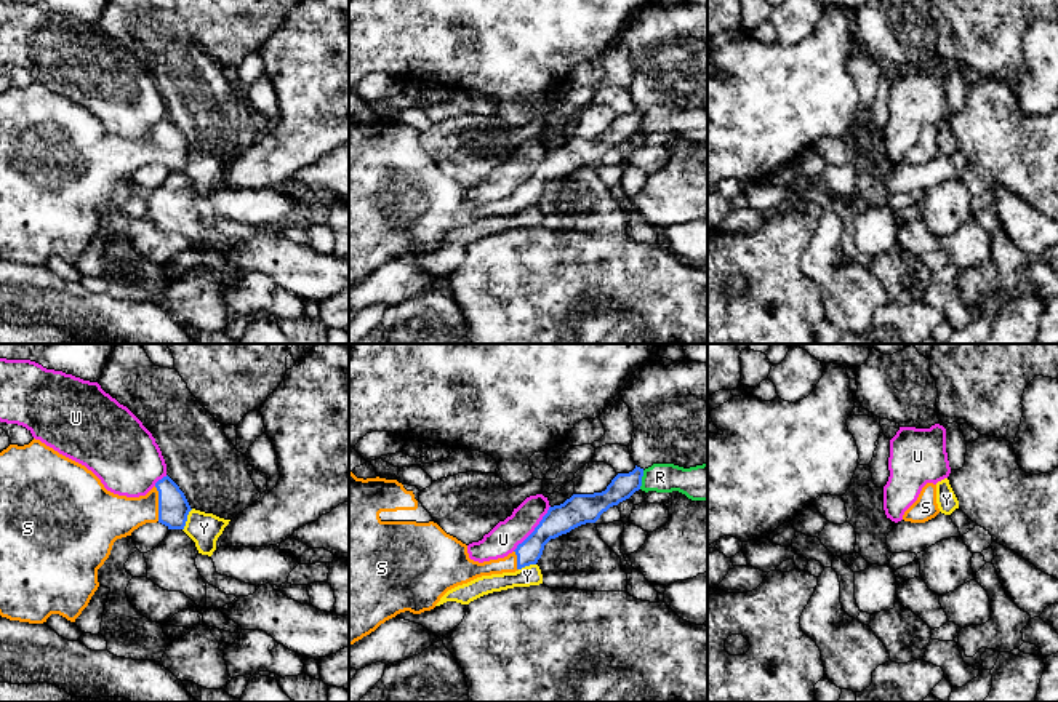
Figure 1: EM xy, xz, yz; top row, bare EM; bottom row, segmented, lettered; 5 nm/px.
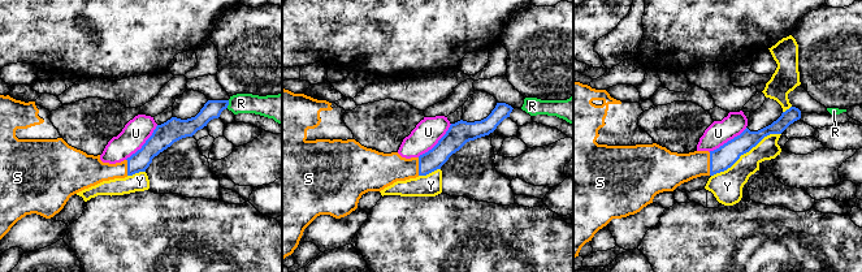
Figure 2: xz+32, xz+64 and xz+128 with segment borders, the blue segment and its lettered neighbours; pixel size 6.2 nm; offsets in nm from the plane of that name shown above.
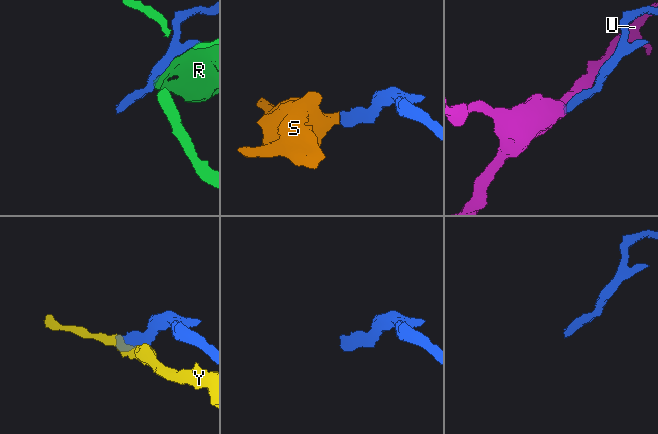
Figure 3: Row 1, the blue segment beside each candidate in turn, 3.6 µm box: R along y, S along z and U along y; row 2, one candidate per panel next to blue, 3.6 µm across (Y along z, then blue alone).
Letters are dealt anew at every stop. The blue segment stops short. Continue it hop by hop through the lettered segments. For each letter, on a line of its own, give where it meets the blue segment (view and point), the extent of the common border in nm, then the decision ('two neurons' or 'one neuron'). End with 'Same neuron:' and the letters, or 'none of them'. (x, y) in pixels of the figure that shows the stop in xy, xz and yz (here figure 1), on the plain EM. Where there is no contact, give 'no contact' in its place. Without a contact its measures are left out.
R: xz (641, 122) | 100 nm | two neurons
S: xy (159, 146) | 180 nm | one neuron
U: xz (535, 170) | 300 nm | two neurons
Y: xy (186, 162) | 120 nm | two neurons
Same neuron: S

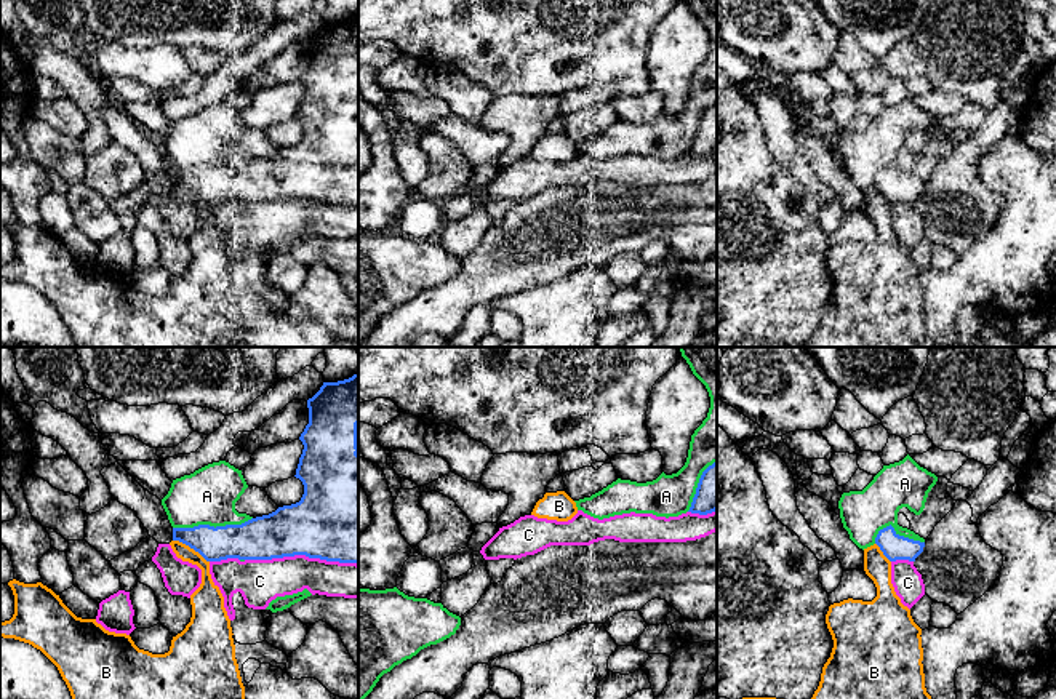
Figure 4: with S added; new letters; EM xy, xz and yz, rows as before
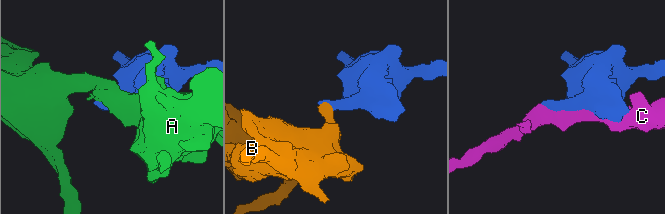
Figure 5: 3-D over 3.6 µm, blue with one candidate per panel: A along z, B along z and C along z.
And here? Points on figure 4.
A: xy (212, 168) | 400 nm | two neurons
B: xy (191, 189) | 220 nm | two neurons
C: xy (301, 195) | 550 nm | two neurons
Same neuron: none of them

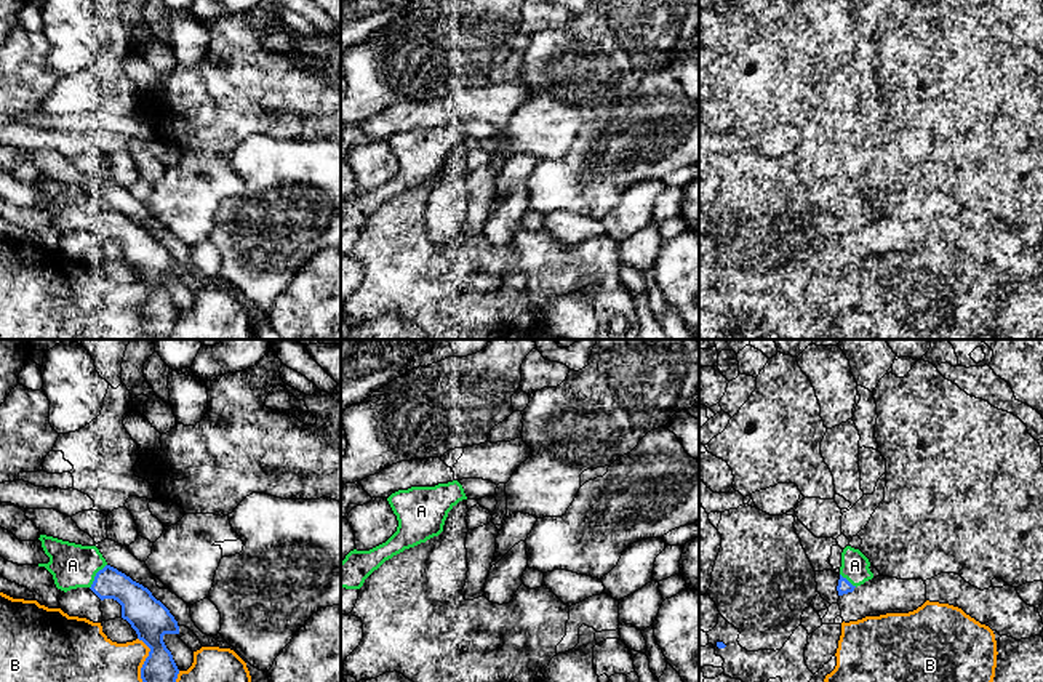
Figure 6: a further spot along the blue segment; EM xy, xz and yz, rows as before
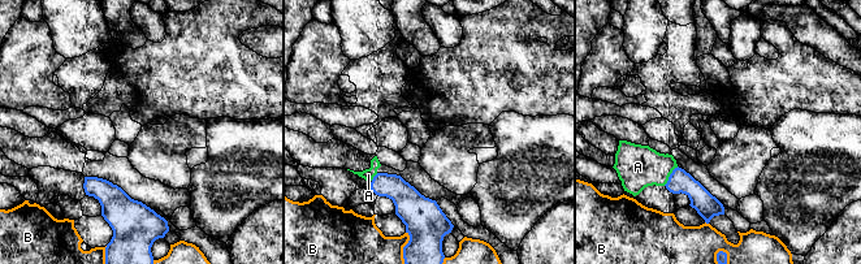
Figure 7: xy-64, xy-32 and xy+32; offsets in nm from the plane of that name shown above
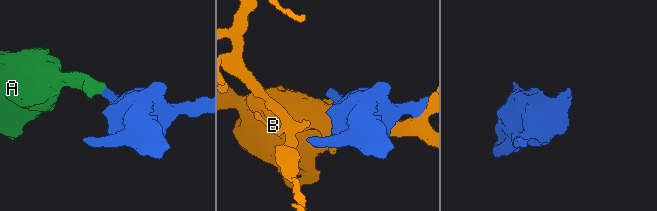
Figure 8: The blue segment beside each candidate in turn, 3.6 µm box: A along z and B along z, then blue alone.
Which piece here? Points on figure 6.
A: xy (95, 218) | 150 nm | one neuron
B: xy (141, 309) | 320 nm | two neurons
Same neuron: A

